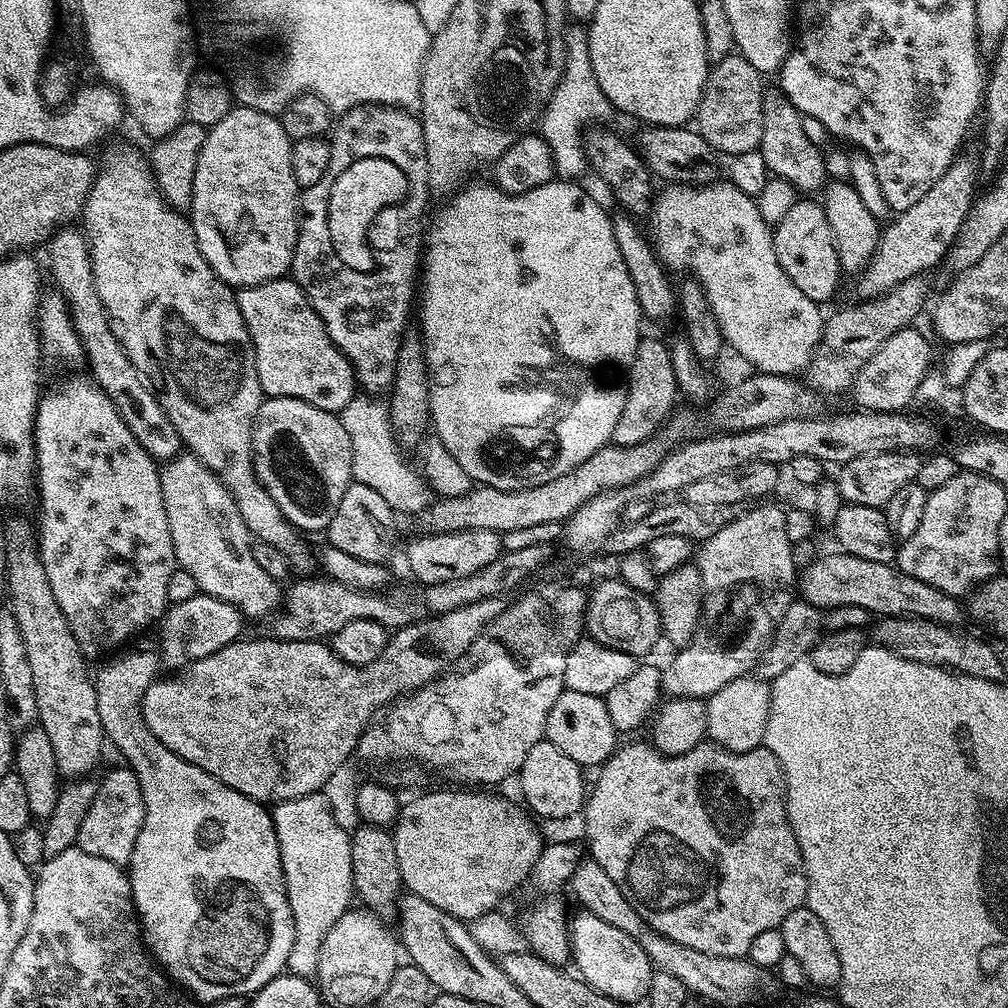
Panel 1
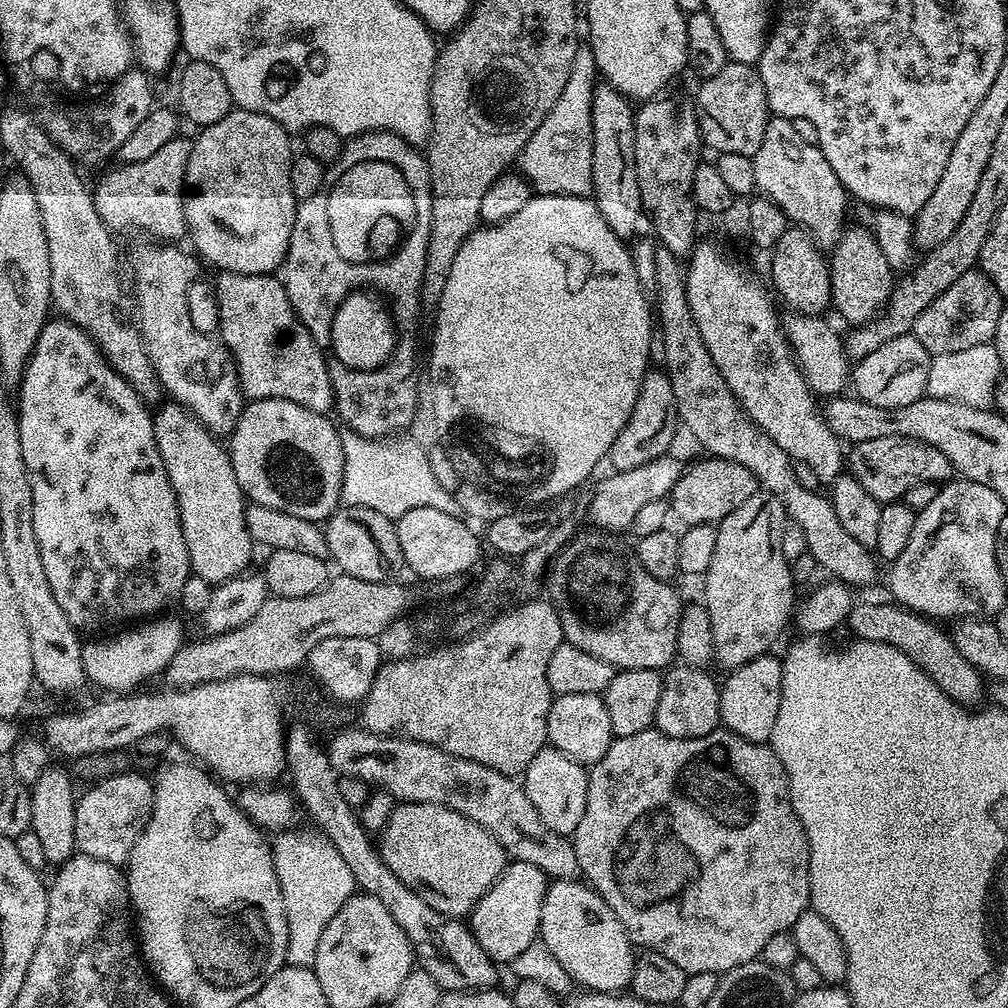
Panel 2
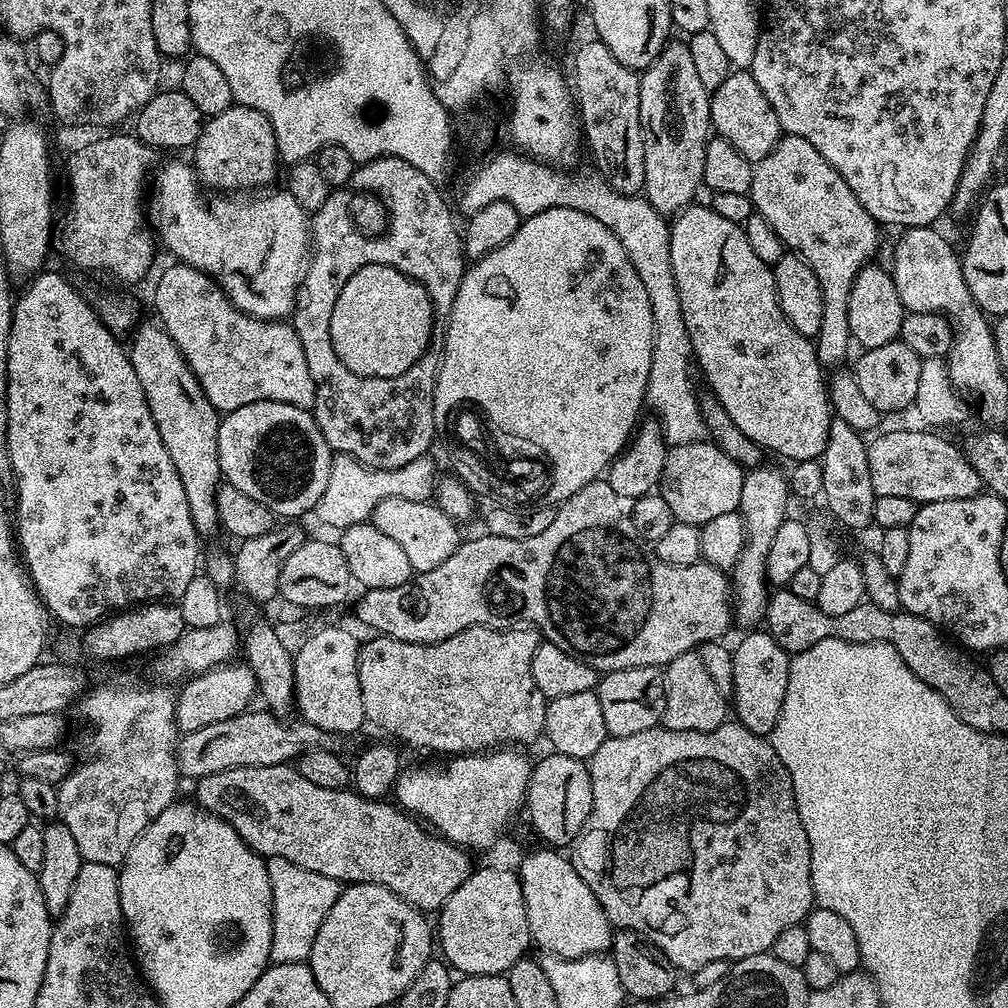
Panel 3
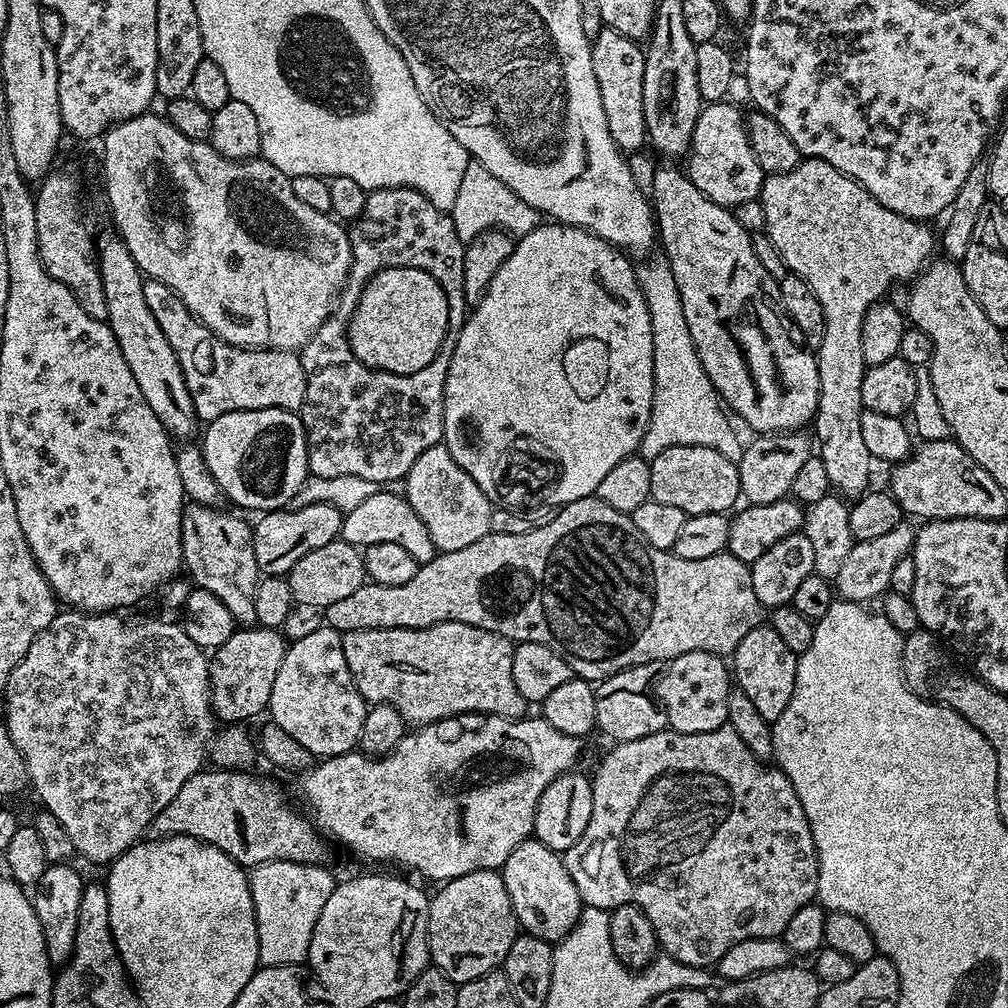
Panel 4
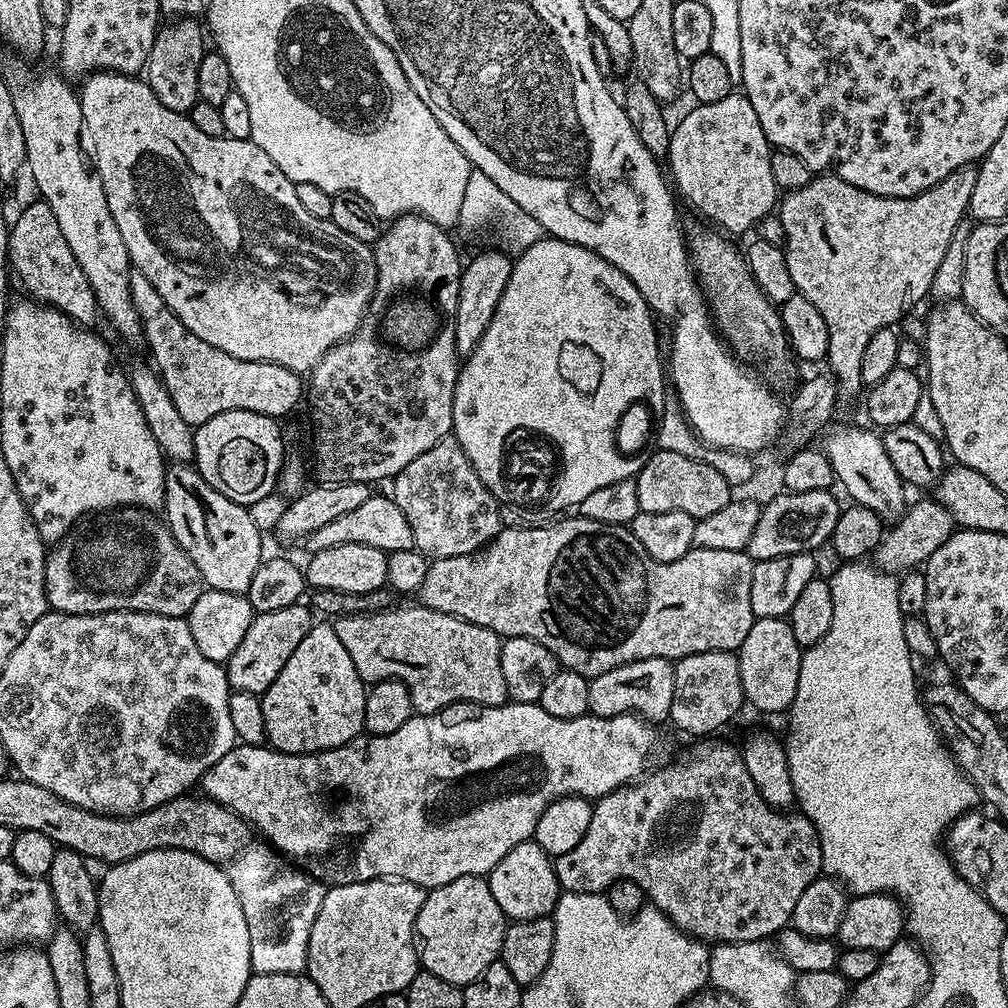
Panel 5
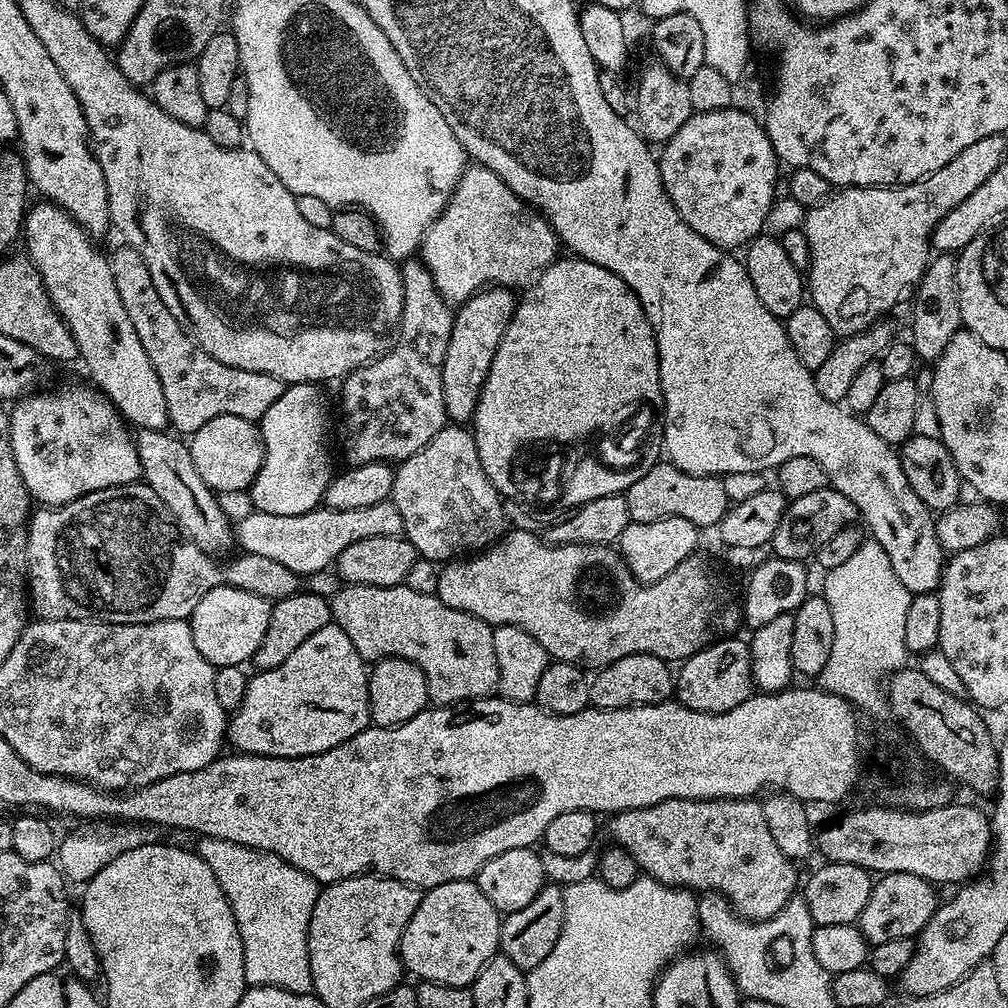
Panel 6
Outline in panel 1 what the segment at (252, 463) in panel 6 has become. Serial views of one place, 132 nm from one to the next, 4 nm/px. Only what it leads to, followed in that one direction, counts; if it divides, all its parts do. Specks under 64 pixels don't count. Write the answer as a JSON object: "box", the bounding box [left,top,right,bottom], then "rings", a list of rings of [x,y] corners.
{"box":[252,396,352,533],"rings":[[[274,396],[265,399],[256,416],[256,428],[252,431],[252,461],[256,467],[256,476],[260,485],[274,498],[278,510],[301,533],[323,533],[328,523],[338,510],[338,502],[342,502],[342,494],[346,494],[352,479],[352,447],[350,434],[346,434],[346,426],[342,426],[339,415],[318,412],[301,400],[291,400],[285,396]]]}

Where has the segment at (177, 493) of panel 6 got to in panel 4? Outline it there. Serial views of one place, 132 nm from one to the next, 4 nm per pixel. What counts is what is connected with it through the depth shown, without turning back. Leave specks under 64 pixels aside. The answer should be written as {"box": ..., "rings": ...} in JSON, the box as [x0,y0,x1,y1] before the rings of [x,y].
{"box":[182,503,262,626],"rings":[[[185,503],[182,514],[184,568],[195,587],[210,590],[214,598],[219,598],[226,605],[237,625],[252,626],[256,624],[254,590],[258,590],[262,575],[258,558],[254,558],[253,525],[235,516],[240,515],[235,511],[223,512],[222,509],[220,506],[211,508]]]}

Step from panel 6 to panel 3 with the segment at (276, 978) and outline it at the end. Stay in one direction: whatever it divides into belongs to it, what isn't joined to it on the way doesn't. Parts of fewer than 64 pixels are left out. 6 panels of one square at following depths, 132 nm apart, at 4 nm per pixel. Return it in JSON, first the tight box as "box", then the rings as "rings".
{"box":[267,857,342,964],"rings":[[[271,857],[267,861],[272,887],[272,941],[270,961],[272,964],[303,964],[312,953],[314,938],[318,938],[318,926],[330,914],[330,906],[338,902],[342,885],[326,874],[314,874],[314,870],[302,870],[286,858]]]}

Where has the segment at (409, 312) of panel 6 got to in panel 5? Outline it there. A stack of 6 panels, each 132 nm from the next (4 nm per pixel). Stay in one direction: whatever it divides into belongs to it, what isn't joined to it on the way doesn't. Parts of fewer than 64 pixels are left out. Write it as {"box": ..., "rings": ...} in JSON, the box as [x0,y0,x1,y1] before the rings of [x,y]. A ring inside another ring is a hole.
{"box":[306,216,462,485],"rings":[[[397,216],[381,231],[376,239],[374,251],[376,253],[376,290],[382,297],[396,296],[399,292],[408,292],[413,288],[416,292],[429,292],[436,299],[435,307],[441,313],[455,313],[458,306],[458,286],[462,271],[462,259],[456,244],[451,240],[449,229],[430,222],[425,216]],[[371,322],[361,324],[349,340],[334,345],[307,377],[306,404],[308,400],[312,407],[315,479],[321,484],[362,482],[371,485],[372,480],[391,481],[414,458],[430,450],[440,439],[451,433],[454,390],[462,363],[461,357],[456,354],[452,327],[441,327],[419,350],[405,350],[380,340],[376,340],[376,328]]]}

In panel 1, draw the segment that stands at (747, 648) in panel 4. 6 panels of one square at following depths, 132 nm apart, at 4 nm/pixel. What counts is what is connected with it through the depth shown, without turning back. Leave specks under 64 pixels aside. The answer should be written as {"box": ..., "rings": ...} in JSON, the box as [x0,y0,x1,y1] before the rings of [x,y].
{"box":[706,675,772,752],"rings":[[[755,675],[739,676],[734,678],[734,682],[726,682],[722,690],[718,690],[713,696],[706,700],[706,730],[707,739],[718,748],[725,748],[727,752],[749,752],[755,748],[761,747],[766,734],[766,722],[770,714],[770,698],[772,689],[769,681],[763,678],[757,678]]]}

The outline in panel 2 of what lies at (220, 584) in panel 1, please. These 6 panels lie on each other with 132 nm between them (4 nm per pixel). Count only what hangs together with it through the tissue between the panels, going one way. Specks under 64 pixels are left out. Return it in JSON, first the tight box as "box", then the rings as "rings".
{"box":[152,403,254,586],"rings":[[[161,403],[155,409],[152,421],[154,438],[158,442],[158,450],[162,454],[162,462],[170,478],[170,486],[176,491],[176,505],[182,522],[182,538],[186,538],[190,566],[195,575],[206,578],[208,584],[215,586],[241,575],[247,569],[244,567],[252,560],[254,542],[250,539],[250,530],[246,530],[244,517],[246,497],[238,486],[238,478],[234,478],[234,466],[229,449],[225,445],[224,448],[220,445],[223,443],[213,436],[212,431],[202,421],[196,419],[193,412],[189,412],[181,404],[167,403]]]}

